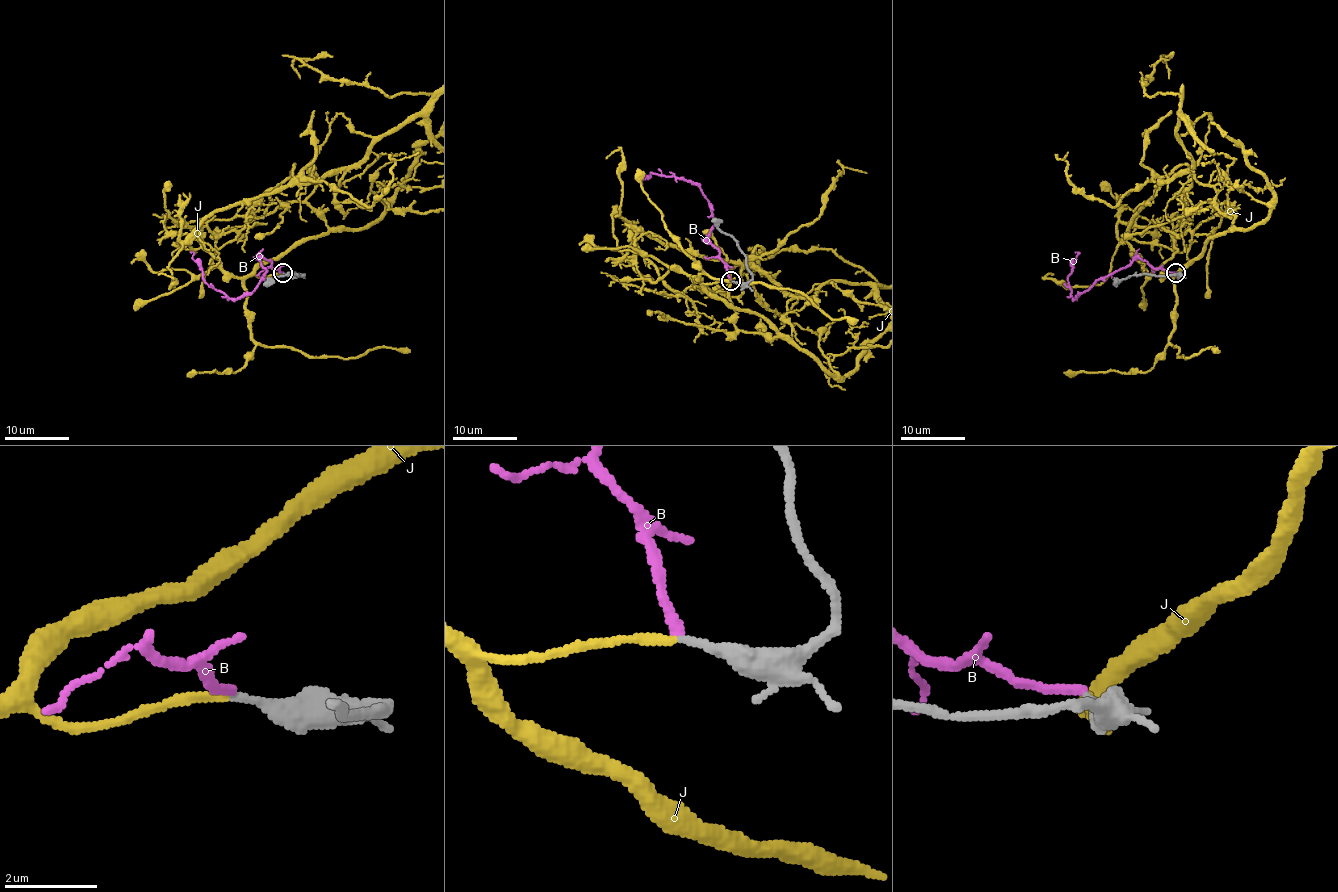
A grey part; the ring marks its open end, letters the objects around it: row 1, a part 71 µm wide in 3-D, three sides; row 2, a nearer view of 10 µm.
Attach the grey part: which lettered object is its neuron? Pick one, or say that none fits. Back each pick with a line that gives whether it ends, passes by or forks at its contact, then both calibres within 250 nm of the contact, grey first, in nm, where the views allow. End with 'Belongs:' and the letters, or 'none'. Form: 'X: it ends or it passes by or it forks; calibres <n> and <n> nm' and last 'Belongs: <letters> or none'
J: it ends; calibres 200 and 170 nm
Belongs: J

